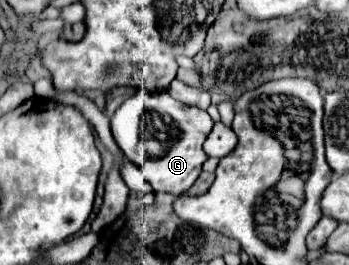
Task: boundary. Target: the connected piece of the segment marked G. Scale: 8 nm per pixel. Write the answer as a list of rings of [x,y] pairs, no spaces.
[[[139,88],[131,98],[127,98],[111,116],[111,132],[117,142],[117,146],[123,150],[123,154],[141,168],[145,180],[153,186],[155,192],[169,192],[173,196],[185,194],[193,182],[201,174],[201,166],[207,160],[207,154],[203,152],[203,142],[207,134],[213,128],[213,120],[205,110],[199,110],[195,106],[187,106],[175,98],[171,98],[167,92],[147,92]]]

